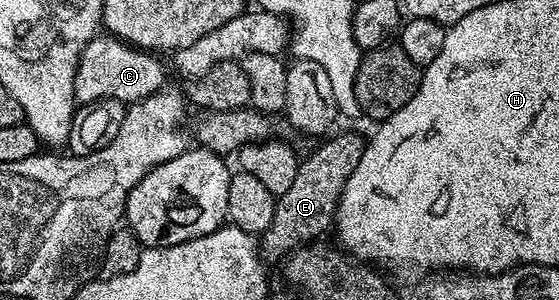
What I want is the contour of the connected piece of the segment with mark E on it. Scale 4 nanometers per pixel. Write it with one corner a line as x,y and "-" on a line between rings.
341,133
323,142
306,161
304,158
298,164
295,183
277,198
275,219
271,219
271,227
259,237
259,252
266,262
280,262
297,246
324,238
328,229
330,232
341,192
351,171
355,171
355,163
359,163
363,155
365,143
366,138
357,133

